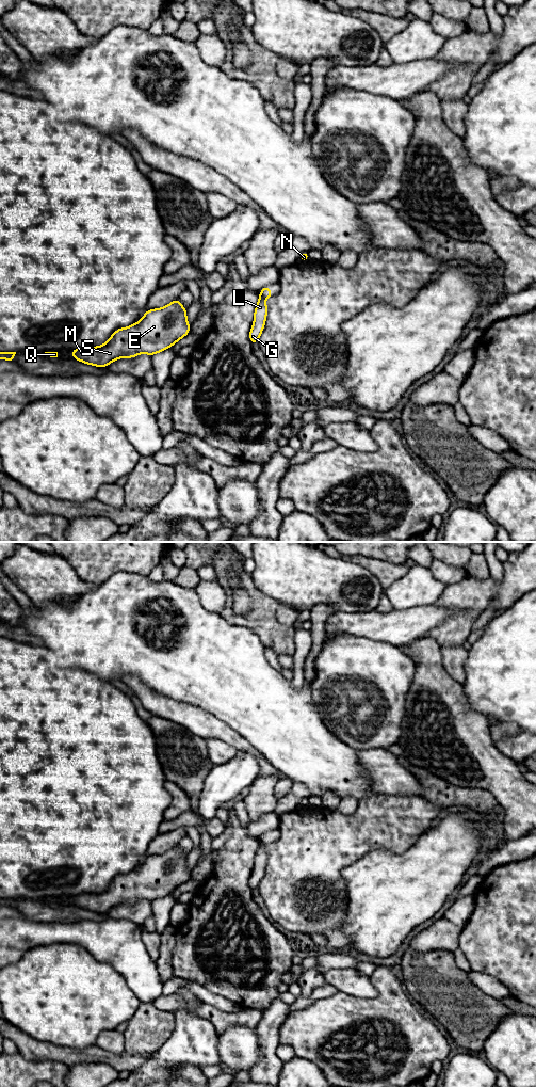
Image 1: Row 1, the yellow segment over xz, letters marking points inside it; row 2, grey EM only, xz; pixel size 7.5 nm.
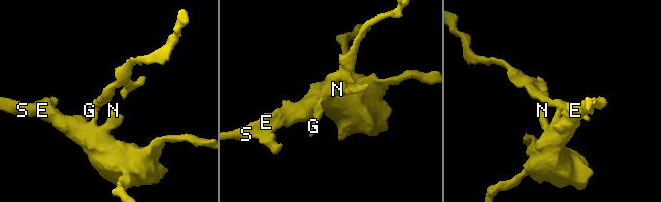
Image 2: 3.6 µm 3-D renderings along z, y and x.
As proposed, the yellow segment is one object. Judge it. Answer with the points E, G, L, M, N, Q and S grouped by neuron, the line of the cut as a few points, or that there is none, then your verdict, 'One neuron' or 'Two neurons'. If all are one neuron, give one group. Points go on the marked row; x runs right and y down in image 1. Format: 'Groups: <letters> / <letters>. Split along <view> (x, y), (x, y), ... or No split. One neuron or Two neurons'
Groups: E M N Q S / G L. Split along xz (259, 293), (264, 298). Two neurons

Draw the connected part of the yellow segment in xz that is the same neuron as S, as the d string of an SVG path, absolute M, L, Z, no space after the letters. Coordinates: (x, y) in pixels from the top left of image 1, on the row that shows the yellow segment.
M176 299L165 307L147 310L137 323L116 330L104 345L69 352L77 361L104 368L121 357L132 358L141 353L152 356L174 346L190 331L186 308Z

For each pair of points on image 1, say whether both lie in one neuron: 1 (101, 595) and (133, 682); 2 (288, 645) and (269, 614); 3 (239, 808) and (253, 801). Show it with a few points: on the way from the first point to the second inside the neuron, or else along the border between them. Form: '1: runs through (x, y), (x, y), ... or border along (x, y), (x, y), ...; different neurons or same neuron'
1: border along (120, 678), (124, 676), (136, 676), (152, 689); different neurons
2: runs through (280, 638), (269, 626), (269, 622); same neuron
3: border along (242, 799), (250, 820); different neurons

